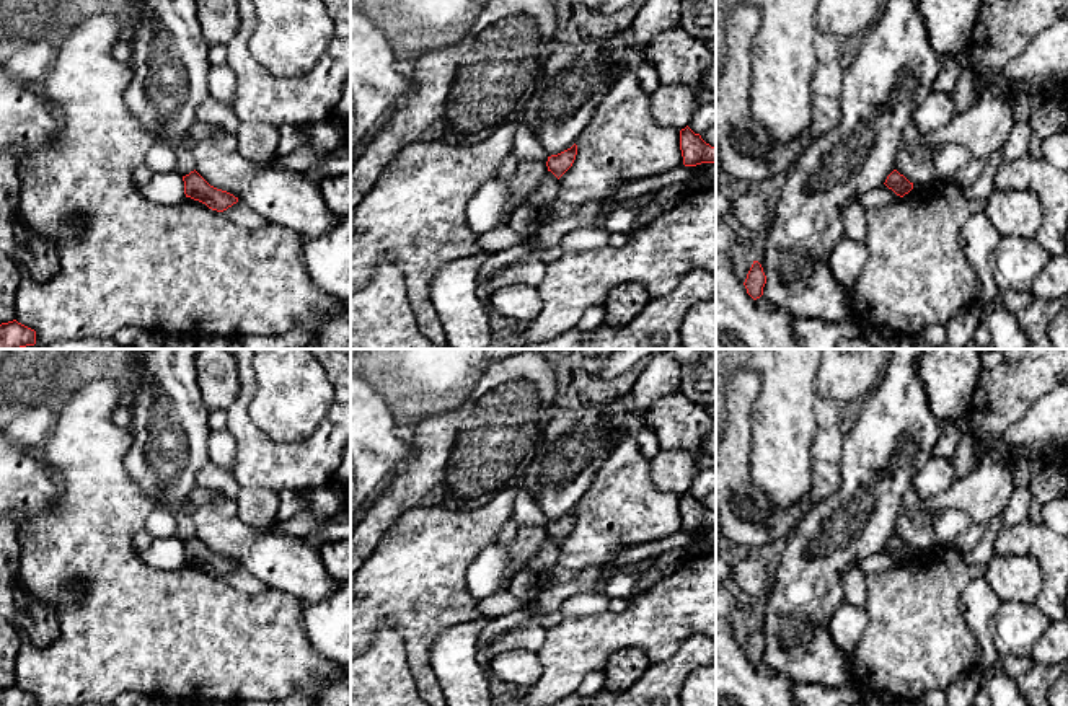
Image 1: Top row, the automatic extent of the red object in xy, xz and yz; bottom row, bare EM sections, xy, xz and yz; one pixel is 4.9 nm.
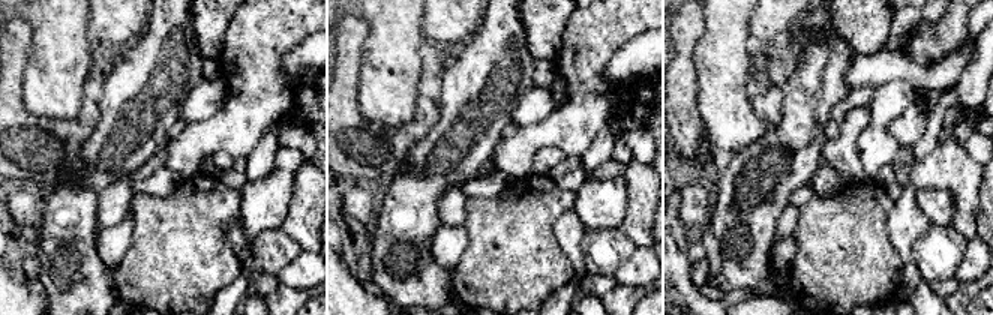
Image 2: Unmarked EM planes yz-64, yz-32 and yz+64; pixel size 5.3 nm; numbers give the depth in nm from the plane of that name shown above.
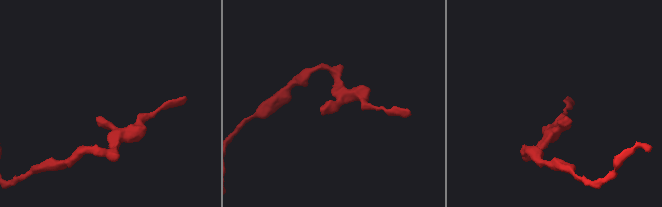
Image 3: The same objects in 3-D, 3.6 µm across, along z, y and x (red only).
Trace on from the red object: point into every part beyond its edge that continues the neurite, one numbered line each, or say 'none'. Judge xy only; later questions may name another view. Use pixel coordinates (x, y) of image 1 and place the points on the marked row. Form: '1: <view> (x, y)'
none

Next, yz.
none

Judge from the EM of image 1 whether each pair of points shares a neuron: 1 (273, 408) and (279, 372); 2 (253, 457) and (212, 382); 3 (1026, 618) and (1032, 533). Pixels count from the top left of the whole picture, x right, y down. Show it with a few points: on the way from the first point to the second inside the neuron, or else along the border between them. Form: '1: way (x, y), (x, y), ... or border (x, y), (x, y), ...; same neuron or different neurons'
1: way (279, 400), (279, 380); same neuron
2: border (237, 369), (238, 395), (225, 410); different neurons
3: border (1032, 602), (1050, 620); different neurons

